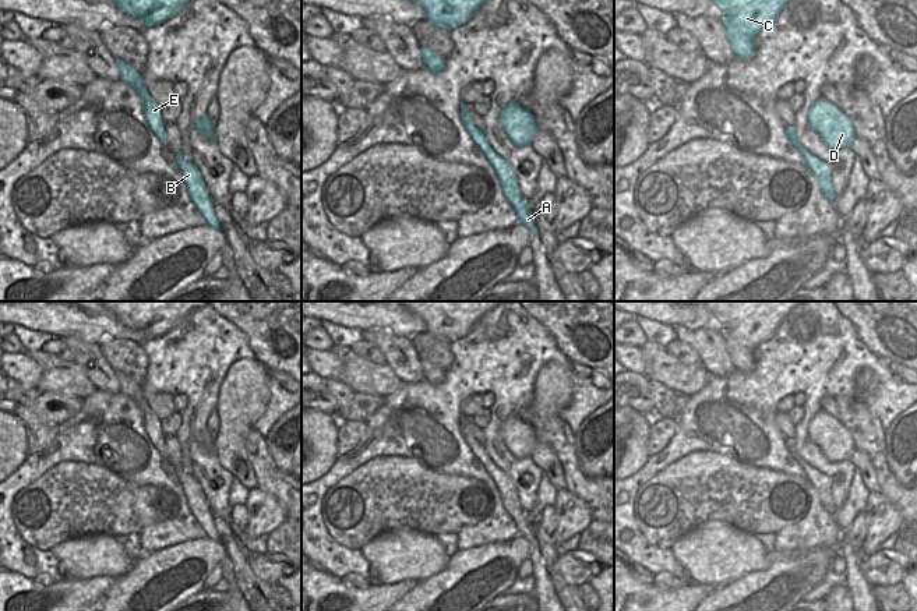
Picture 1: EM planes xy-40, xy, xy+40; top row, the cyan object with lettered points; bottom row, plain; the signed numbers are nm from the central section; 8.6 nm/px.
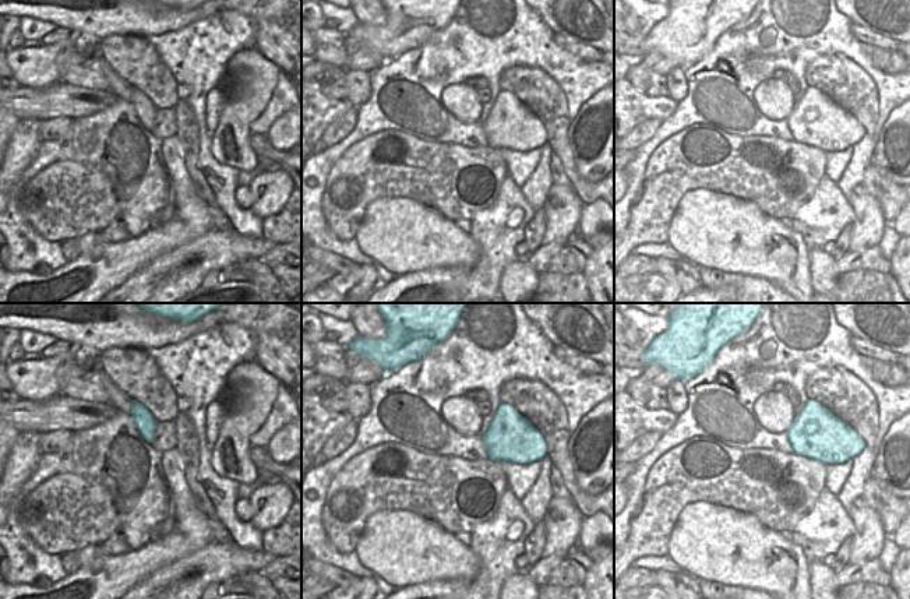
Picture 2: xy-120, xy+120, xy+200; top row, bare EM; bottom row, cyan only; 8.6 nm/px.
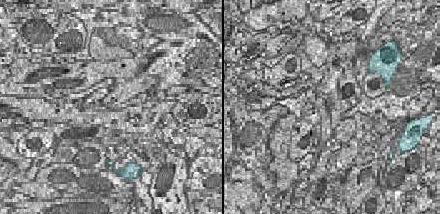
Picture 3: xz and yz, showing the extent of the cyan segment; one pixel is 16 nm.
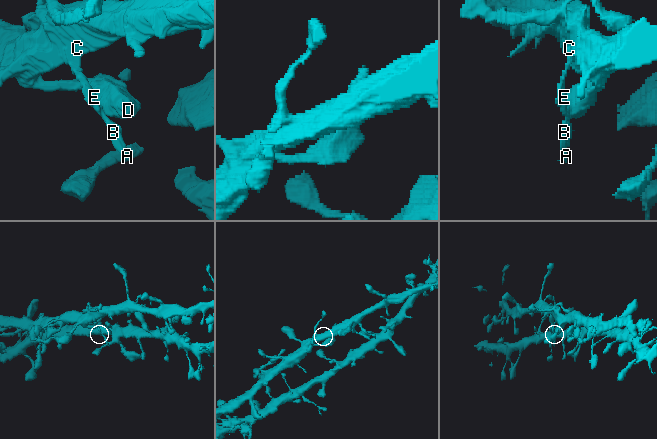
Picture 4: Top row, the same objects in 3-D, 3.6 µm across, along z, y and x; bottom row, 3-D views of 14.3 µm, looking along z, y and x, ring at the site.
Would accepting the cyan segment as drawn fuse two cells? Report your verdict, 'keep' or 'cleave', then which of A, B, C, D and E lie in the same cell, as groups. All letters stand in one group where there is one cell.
keep; A B C D E

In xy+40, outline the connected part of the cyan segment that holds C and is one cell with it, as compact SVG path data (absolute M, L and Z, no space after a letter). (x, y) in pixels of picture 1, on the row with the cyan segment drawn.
M712 0L726 15L723 20L727 40L736 59L755 56L755 36L770 28L780 10L790 0Z

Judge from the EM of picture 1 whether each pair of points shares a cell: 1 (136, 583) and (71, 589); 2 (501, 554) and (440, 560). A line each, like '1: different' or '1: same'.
1: different
2: different

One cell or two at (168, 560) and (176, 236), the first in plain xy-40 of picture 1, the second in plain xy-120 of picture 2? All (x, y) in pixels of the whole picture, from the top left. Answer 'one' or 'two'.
two

